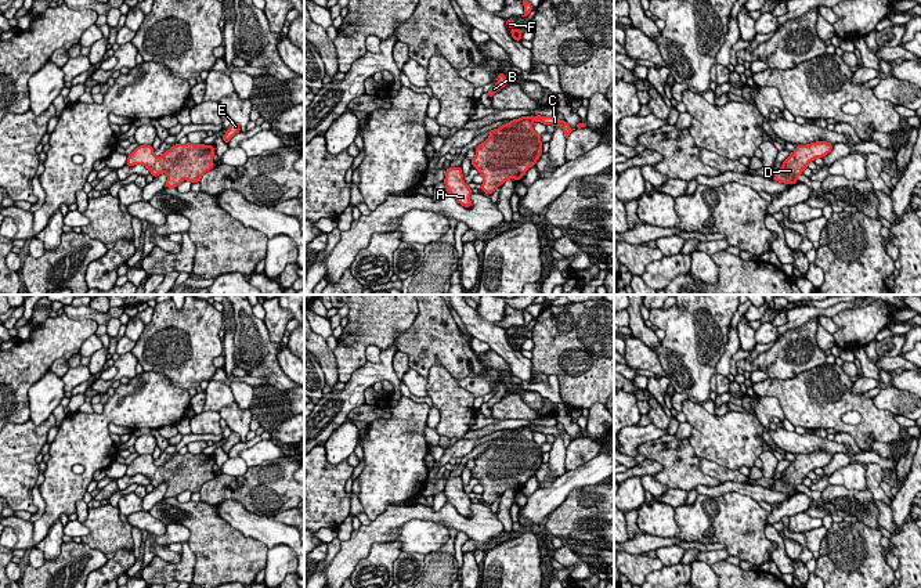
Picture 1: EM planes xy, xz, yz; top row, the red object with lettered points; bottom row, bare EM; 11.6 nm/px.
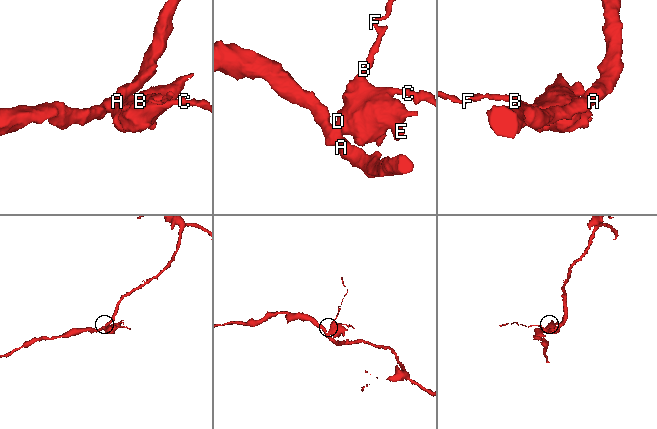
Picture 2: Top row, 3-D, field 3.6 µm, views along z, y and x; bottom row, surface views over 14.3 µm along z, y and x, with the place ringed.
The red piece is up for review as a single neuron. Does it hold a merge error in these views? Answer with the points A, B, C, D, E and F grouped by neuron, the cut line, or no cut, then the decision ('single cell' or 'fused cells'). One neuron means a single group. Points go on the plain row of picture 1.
groups A B C D E F; cut none; single cell

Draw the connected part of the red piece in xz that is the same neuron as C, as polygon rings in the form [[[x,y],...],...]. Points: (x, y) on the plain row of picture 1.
[[[541,425],[521,426],[490,440],[488,448],[474,459],[476,466],[470,470],[484,488],[481,501],[491,505],[506,490],[520,490],[531,476],[535,476],[542,465],[541,444],[532,439],[535,430],[560,436],[566,448],[575,440],[557,426]]]

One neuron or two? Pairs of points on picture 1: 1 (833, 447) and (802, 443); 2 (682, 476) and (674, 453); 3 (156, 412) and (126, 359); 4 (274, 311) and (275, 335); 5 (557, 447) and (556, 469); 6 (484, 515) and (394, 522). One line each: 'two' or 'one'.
1: one
2: one
3: two
4: one
5: one
6: one

